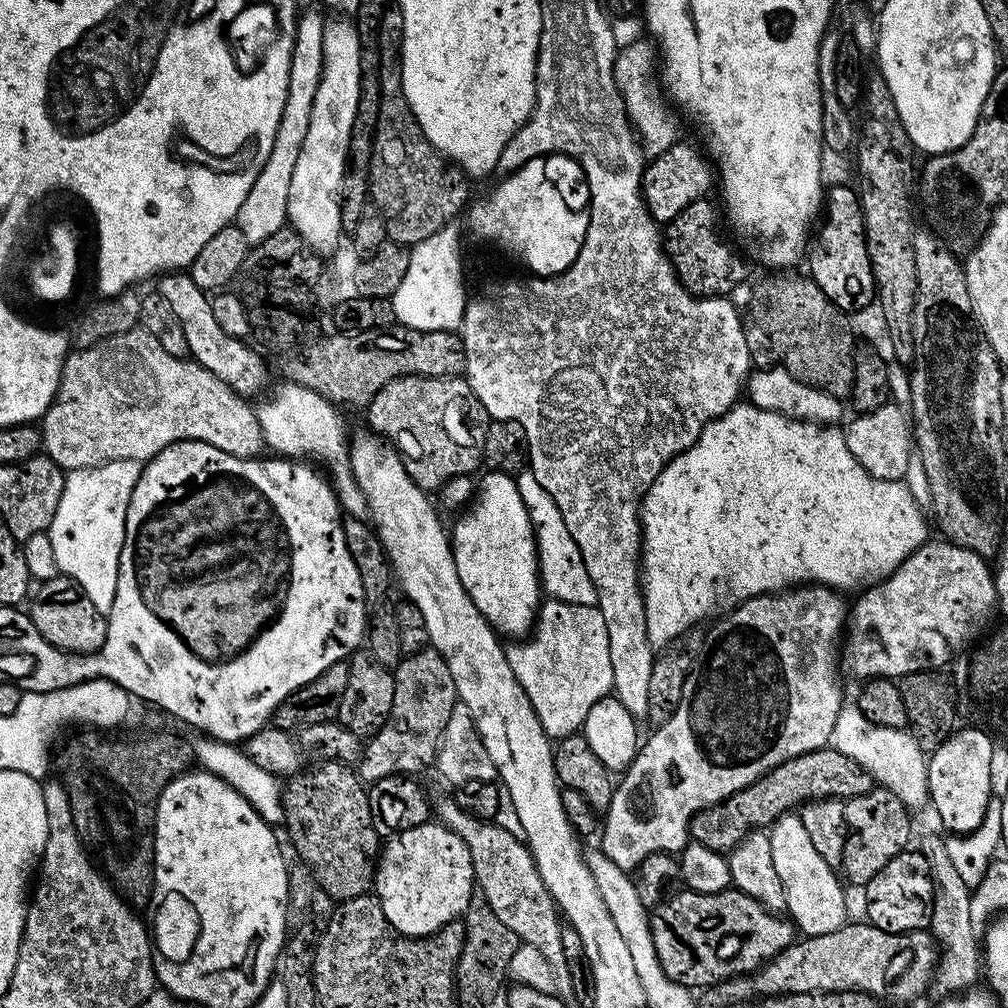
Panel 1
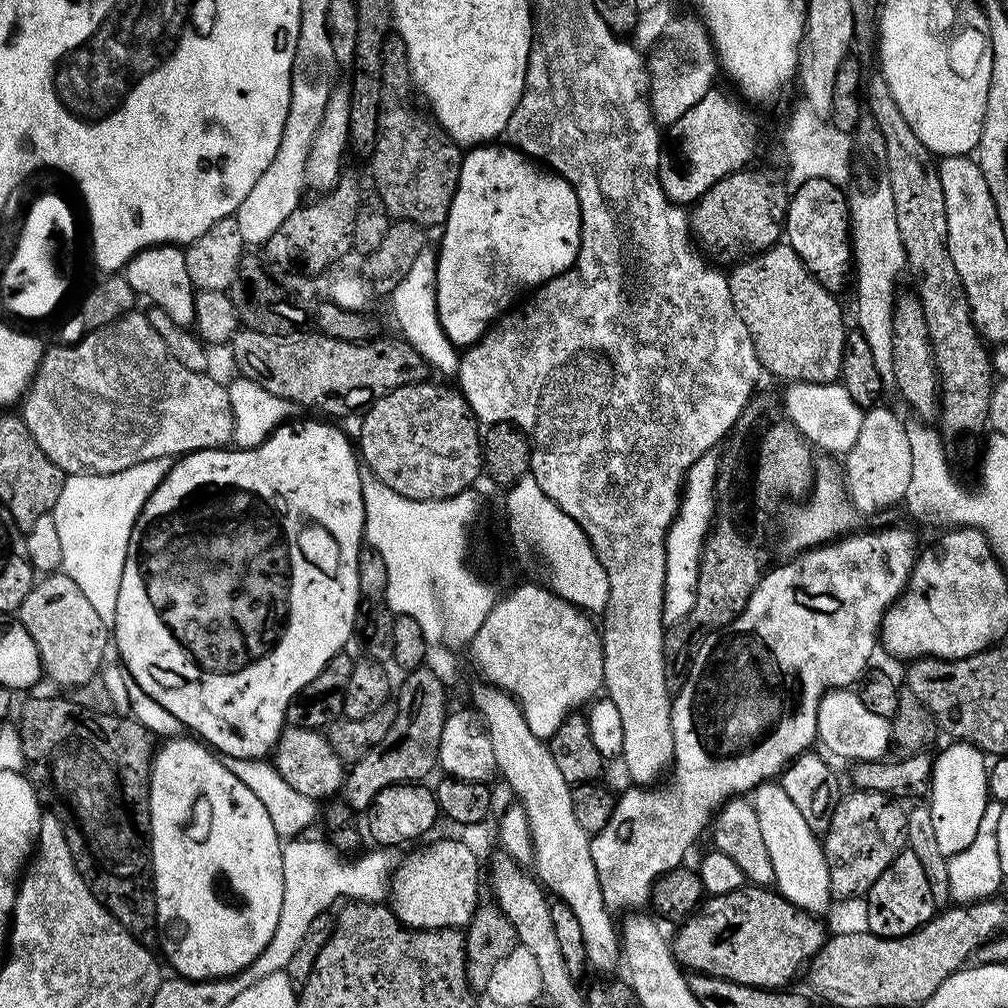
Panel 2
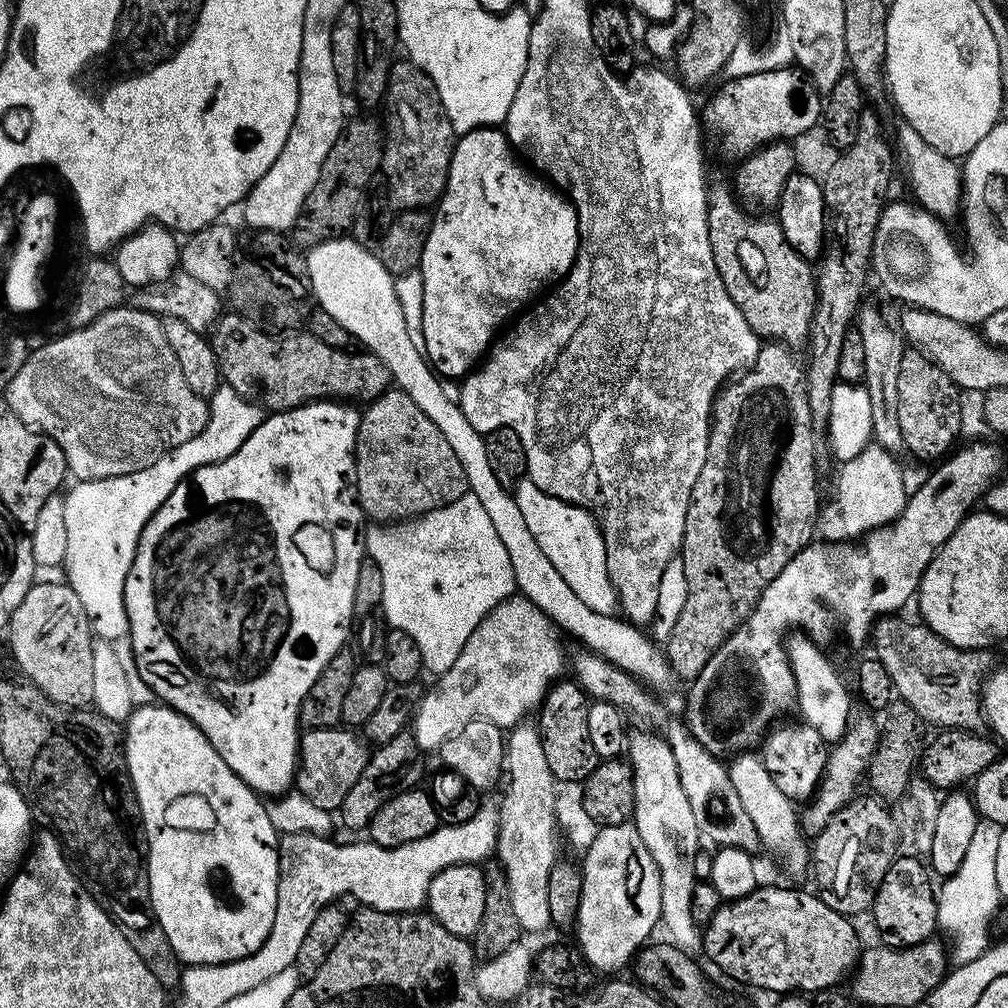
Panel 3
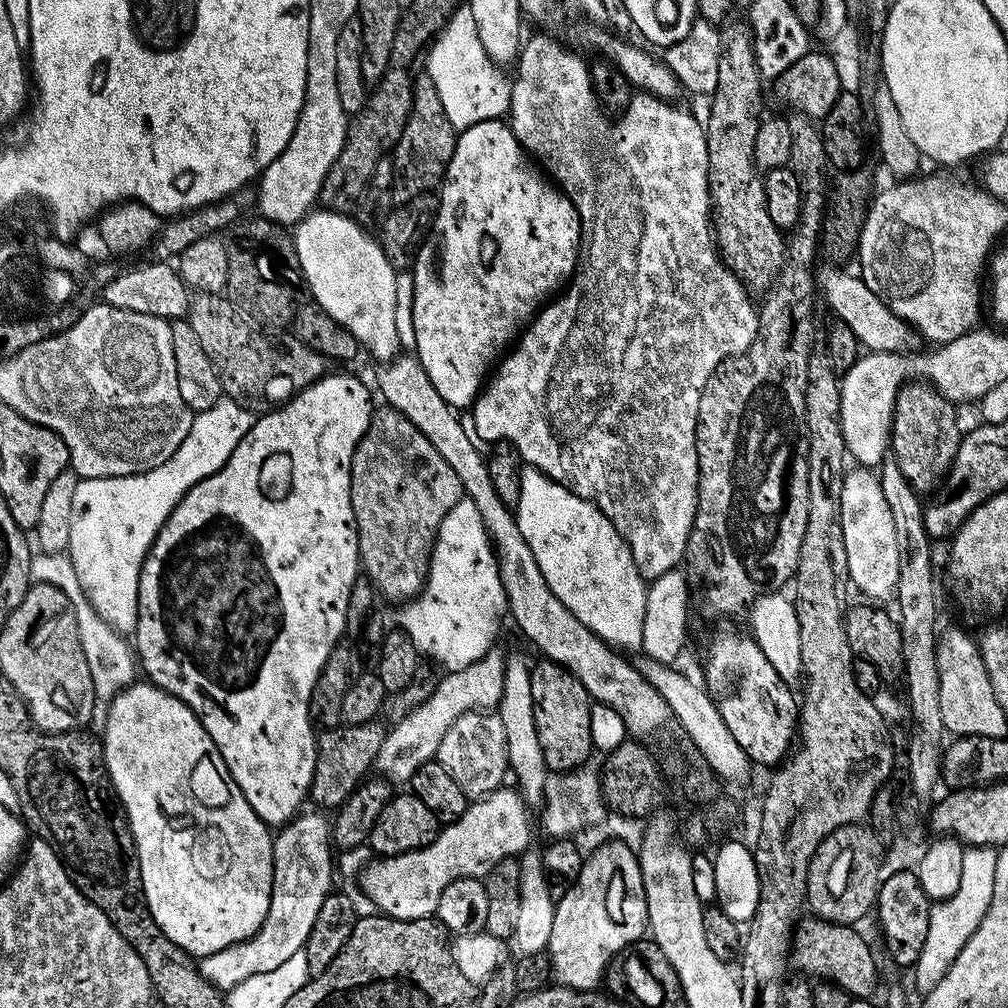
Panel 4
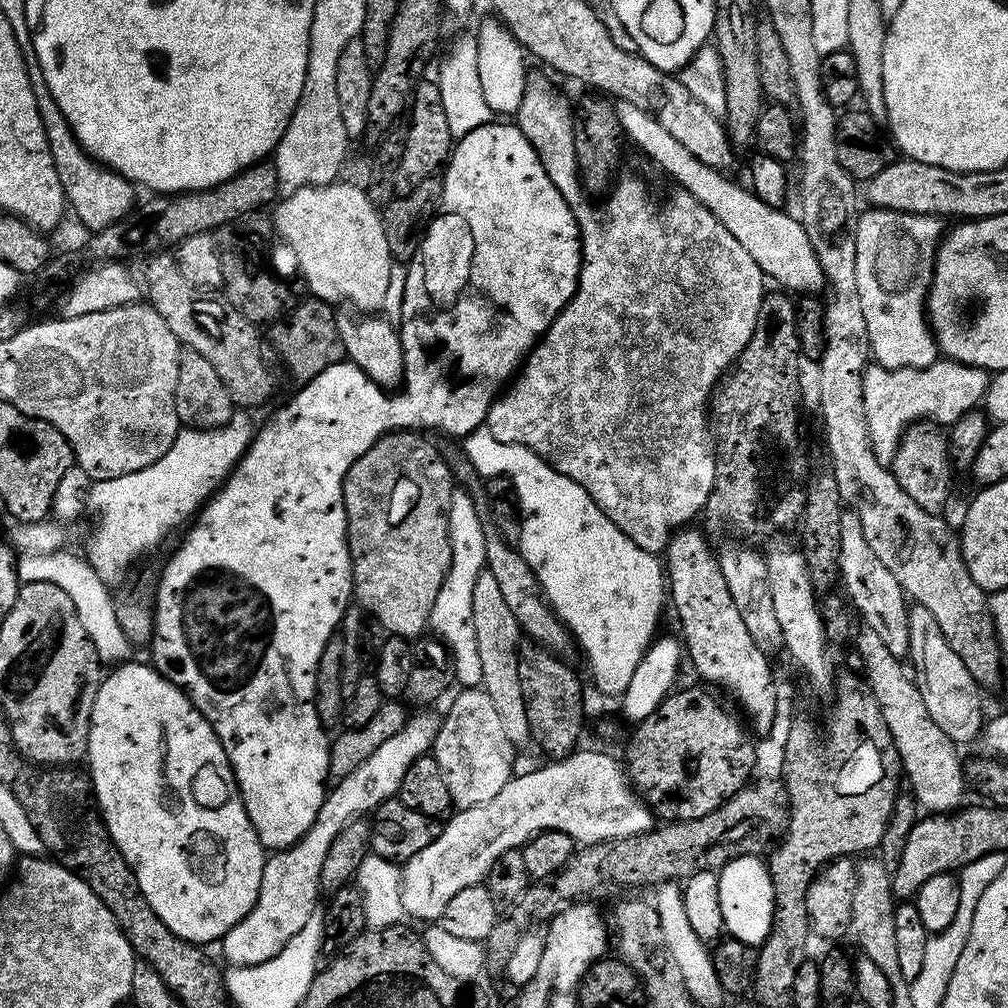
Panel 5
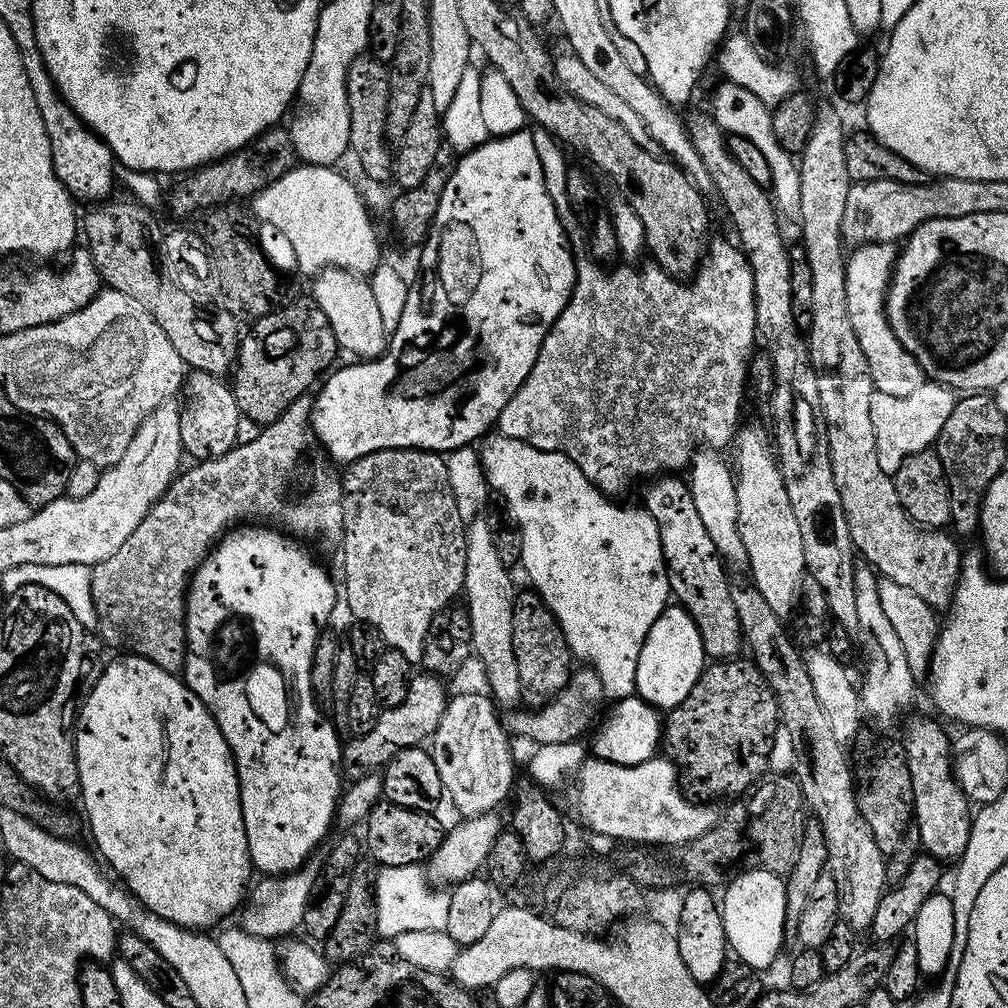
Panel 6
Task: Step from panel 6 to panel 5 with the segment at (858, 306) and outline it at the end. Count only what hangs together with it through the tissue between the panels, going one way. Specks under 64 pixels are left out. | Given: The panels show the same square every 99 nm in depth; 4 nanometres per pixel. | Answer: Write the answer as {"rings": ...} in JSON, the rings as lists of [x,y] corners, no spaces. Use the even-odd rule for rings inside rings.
{"rings":[[[875,206],[861,211],[856,221],[856,293],[866,322],[870,356],[883,368],[925,368],[938,358],[936,341],[926,319],[928,287],[932,285],[932,265],[945,235],[945,221],[939,216],[895,212]]]}

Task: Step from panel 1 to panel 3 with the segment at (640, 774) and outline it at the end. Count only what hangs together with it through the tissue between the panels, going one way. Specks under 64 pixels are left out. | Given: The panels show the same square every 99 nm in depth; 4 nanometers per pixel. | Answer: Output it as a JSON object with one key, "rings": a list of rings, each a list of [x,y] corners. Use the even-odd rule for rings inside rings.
{"rings":[[[968,444],[965,448],[959,448],[960,447],[957,447],[943,462],[937,463],[935,467],[933,467],[937,468],[921,482],[920,489],[918,489],[917,492],[913,491],[911,495],[909,495],[906,506],[902,510],[900,517],[885,527],[876,528],[872,532],[867,533],[867,535],[859,541],[859,544],[861,543],[860,548],[855,548],[852,544],[819,544],[819,542],[813,542],[806,545],[798,554],[794,554],[794,558],[790,558],[790,562],[786,562],[786,566],[782,566],[782,574],[778,574],[778,578],[774,578],[774,582],[770,582],[770,586],[766,586],[766,590],[762,590],[762,594],[758,598],[758,602],[754,606],[752,613],[710,653],[707,659],[705,659],[708,661],[701,666],[700,673],[697,674],[696,681],[693,682],[692,689],[688,692],[688,709],[685,710],[682,720],[688,731],[692,733],[692,736],[703,748],[710,750],[718,757],[723,757],[725,755],[724,751],[726,751],[727,748],[740,748],[736,750],[755,749],[757,745],[763,741],[766,733],[769,731],[770,725],[776,722],[771,722],[771,720],[776,720],[783,712],[788,712],[791,708],[793,711],[793,709],[797,707],[796,679],[792,673],[792,667],[788,664],[788,654],[785,644],[786,635],[784,636],[784,631],[786,631],[787,628],[796,628],[792,630],[799,630],[801,633],[807,634],[811,639],[817,642],[823,642],[823,640],[831,638],[832,627],[836,627],[841,628],[841,630],[848,635],[850,643],[860,644],[863,640],[865,643],[865,641],[869,639],[872,626],[877,620],[885,616],[899,613],[899,608],[902,607],[911,596],[913,599],[913,597],[917,595],[922,574],[926,570],[928,563],[934,558],[936,551],[946,542],[946,538],[950,538],[950,534],[954,534],[954,530],[958,530],[958,526],[965,520],[968,513],[979,505],[976,503],[978,503],[979,500],[981,503],[982,497],[987,493],[988,489],[1005,475],[1004,452],[998,445]],[[635,823],[600,828],[588,852],[583,853],[582,898],[574,933],[589,966],[599,973],[616,974],[635,957],[661,923],[662,886],[658,866],[644,848]]]}

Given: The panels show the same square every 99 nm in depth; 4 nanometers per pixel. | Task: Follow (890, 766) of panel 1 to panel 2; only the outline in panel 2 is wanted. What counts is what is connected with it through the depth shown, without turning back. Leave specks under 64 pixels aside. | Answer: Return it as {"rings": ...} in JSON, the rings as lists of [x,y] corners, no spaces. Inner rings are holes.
{"rings":[[[838,688],[824,693],[818,706],[816,735],[836,756],[845,756],[851,762],[879,760],[892,744],[892,726],[889,717],[874,714],[855,691]]]}

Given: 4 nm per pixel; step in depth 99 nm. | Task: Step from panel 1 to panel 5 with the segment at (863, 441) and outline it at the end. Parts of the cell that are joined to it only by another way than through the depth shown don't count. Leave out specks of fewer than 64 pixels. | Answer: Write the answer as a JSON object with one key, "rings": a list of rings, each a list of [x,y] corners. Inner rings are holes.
{"rings":[[[851,510],[841,511],[840,514],[840,575],[839,583],[844,583],[843,591],[850,601],[851,607],[864,615],[869,629],[886,642],[890,654],[898,658],[908,654],[908,614],[904,591],[898,586],[898,578],[890,574],[890,570],[882,564],[878,554],[866,542],[866,534],[862,534],[860,520]]]}

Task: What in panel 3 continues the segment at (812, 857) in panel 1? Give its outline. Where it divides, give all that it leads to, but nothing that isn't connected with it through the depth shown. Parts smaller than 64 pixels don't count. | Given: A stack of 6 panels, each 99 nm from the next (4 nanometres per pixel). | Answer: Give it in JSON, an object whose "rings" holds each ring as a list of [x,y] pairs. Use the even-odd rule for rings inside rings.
{"rings":[[[745,753],[736,761],[728,764],[730,782],[734,782],[734,790],[738,790],[738,798],[756,826],[756,832],[763,849],[770,850],[780,858],[785,870],[790,874],[806,872],[810,864],[810,846],[804,837],[803,829],[799,824],[799,815],[793,801],[786,798],[774,780],[770,778],[759,757],[753,753]]]}

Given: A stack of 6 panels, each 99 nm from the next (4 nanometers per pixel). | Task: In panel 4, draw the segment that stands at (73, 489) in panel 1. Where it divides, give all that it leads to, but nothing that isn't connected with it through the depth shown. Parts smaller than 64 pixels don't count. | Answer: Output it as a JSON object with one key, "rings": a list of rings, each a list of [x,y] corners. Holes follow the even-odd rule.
{"rings":[[[221,398],[210,406],[210,410],[193,415],[190,434],[174,450],[174,454],[162,466],[137,476],[115,476],[114,478],[79,479],[74,493],[73,513],[70,517],[70,536],[66,555],[72,561],[78,574],[78,582],[88,595],[90,606],[112,629],[121,634],[132,634],[138,622],[138,582],[140,571],[148,551],[152,549],[154,538],[160,533],[160,527],[174,510],[186,493],[198,482],[202,482],[210,474],[228,461],[234,454],[234,446],[242,442],[244,435],[252,428],[254,416],[238,402]]]}

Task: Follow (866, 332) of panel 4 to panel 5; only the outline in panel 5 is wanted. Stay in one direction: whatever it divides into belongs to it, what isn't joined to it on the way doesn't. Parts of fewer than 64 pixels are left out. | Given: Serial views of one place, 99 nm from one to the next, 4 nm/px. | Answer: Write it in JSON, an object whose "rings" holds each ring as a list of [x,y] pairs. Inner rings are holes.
{"rings":[[[619,100],[615,107],[625,137],[630,142],[632,140],[676,181],[674,183],[693,194],[698,202],[702,202],[722,222],[722,226],[745,247],[746,254],[750,254],[750,258],[758,262],[769,281],[777,280],[781,289],[791,290],[796,294],[816,294],[819,293],[819,288],[825,287],[824,271],[814,254],[814,246],[810,246],[806,230],[793,213],[791,216],[784,208],[766,206],[766,202],[762,202],[751,189],[742,188],[726,178],[727,175],[723,171],[698,161],[676,138],[663,129],[660,122],[644,110],[639,110],[638,106]]]}

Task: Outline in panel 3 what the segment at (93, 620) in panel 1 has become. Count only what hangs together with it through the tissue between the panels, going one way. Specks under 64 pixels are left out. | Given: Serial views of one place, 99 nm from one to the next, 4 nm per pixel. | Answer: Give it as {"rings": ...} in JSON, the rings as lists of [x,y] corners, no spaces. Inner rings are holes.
{"rings":[[[67,582],[33,583],[18,610],[14,610],[6,635],[17,666],[25,672],[21,673],[38,686],[46,698],[64,708],[83,709],[91,705],[94,694],[94,633],[86,618],[86,610],[82,610],[82,602],[78,602],[78,594],[74,594]]]}

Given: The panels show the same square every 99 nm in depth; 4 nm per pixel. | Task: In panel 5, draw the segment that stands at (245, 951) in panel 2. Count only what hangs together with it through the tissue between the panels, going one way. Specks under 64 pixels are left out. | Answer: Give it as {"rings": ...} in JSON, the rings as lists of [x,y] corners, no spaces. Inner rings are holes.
{"rings":[[[125,662],[113,667],[109,671],[112,673],[109,676],[107,673],[98,686],[98,694],[94,698],[88,727],[86,772],[92,781],[92,794],[96,798],[96,808],[108,827],[108,836],[116,843],[116,848],[131,866],[133,874],[138,878],[138,886],[142,886],[142,894],[146,902],[150,902],[154,914],[158,914],[158,918],[162,918],[165,926],[174,934],[178,934],[178,938],[189,940],[192,944],[208,946],[211,940],[223,941],[225,934],[234,926],[238,926],[238,922],[242,922],[242,918],[250,914],[254,902],[258,902],[266,849],[246,814],[240,797],[240,787],[236,784],[232,767],[226,758],[226,750],[222,750],[222,742],[218,734],[214,734],[208,719],[188,701],[188,696],[182,689],[176,688],[169,680],[164,679],[151,663],[132,663]]]}

